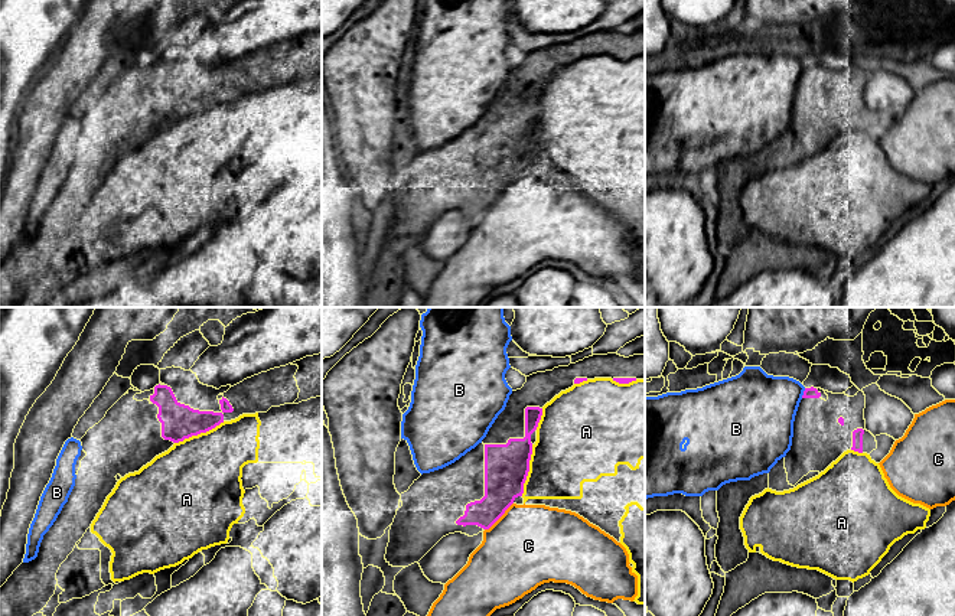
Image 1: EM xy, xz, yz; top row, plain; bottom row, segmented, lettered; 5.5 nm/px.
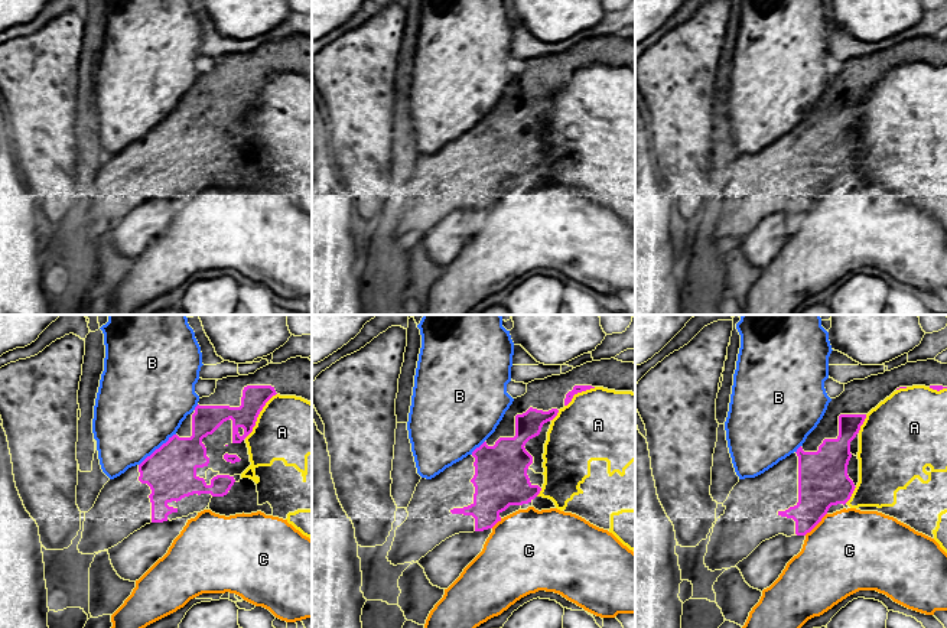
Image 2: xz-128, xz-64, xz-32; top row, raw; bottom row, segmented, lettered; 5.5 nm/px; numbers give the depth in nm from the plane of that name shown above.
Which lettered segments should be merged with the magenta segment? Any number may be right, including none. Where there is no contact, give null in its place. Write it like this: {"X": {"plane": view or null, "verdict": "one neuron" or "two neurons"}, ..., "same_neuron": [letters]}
{"A": {"plane": "xz", "verdict": "two neurons"}, "B": {"plane": "yz", "verdict": "two neurons"}, "C": {"plane": "xz", "verdict": "two neurons"}, "same_neuron": []}

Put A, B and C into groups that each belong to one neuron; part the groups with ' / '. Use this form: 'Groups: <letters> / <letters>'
Groups: A / B / C

